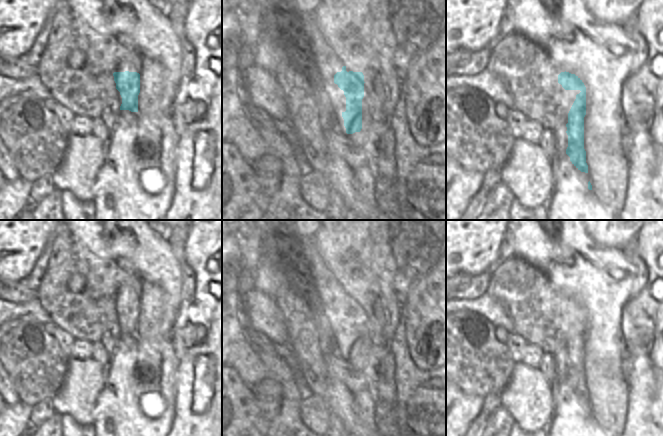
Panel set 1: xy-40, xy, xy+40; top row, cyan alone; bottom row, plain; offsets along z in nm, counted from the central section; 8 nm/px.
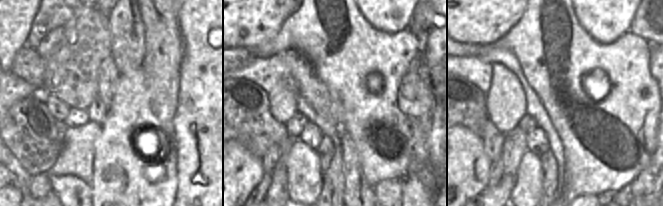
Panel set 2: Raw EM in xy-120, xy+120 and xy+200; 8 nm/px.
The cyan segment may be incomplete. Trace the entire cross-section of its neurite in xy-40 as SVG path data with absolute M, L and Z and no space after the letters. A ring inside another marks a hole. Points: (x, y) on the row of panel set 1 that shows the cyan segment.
M119 34L116 39L124 47L124 53L113 73L116 89L122 97L120 110L138 112L142 55L127 36Z

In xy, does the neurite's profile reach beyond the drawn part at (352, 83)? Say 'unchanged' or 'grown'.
grown

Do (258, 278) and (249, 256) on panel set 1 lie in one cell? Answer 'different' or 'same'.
different

